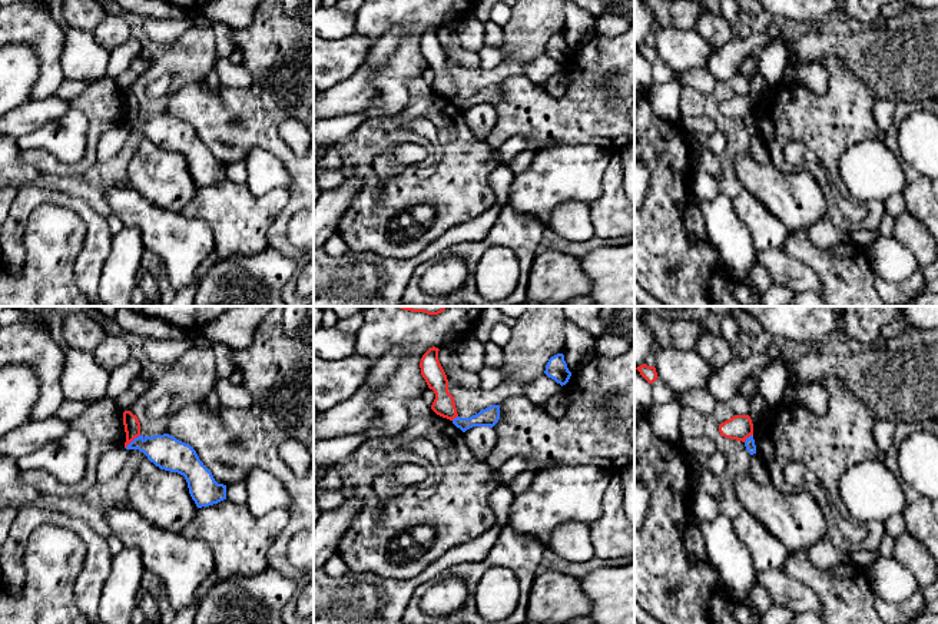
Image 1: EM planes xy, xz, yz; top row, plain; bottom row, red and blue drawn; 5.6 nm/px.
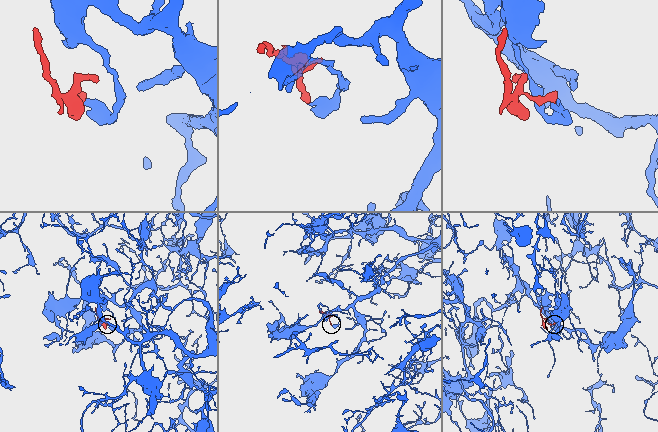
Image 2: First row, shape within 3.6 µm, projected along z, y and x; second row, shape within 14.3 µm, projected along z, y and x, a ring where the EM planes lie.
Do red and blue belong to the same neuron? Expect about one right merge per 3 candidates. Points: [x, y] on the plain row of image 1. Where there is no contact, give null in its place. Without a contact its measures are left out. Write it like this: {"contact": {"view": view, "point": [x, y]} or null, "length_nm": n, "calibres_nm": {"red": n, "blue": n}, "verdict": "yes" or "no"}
{"contact": {"view": "xy", "point": [132, 119]}, "length_nm": 120, "calibres_nm": {"red": 100, "blue": 190}, "verdict": "no"}

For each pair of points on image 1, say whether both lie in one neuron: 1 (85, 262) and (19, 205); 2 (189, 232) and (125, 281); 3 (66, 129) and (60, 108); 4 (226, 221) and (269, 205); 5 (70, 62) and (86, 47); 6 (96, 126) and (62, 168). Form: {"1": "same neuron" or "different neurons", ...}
{"1": "same neuron", "2": "different neurons", "3": "different neurons", "4": "same neuron", "5": "same neuron", "6": "same neuron"}

